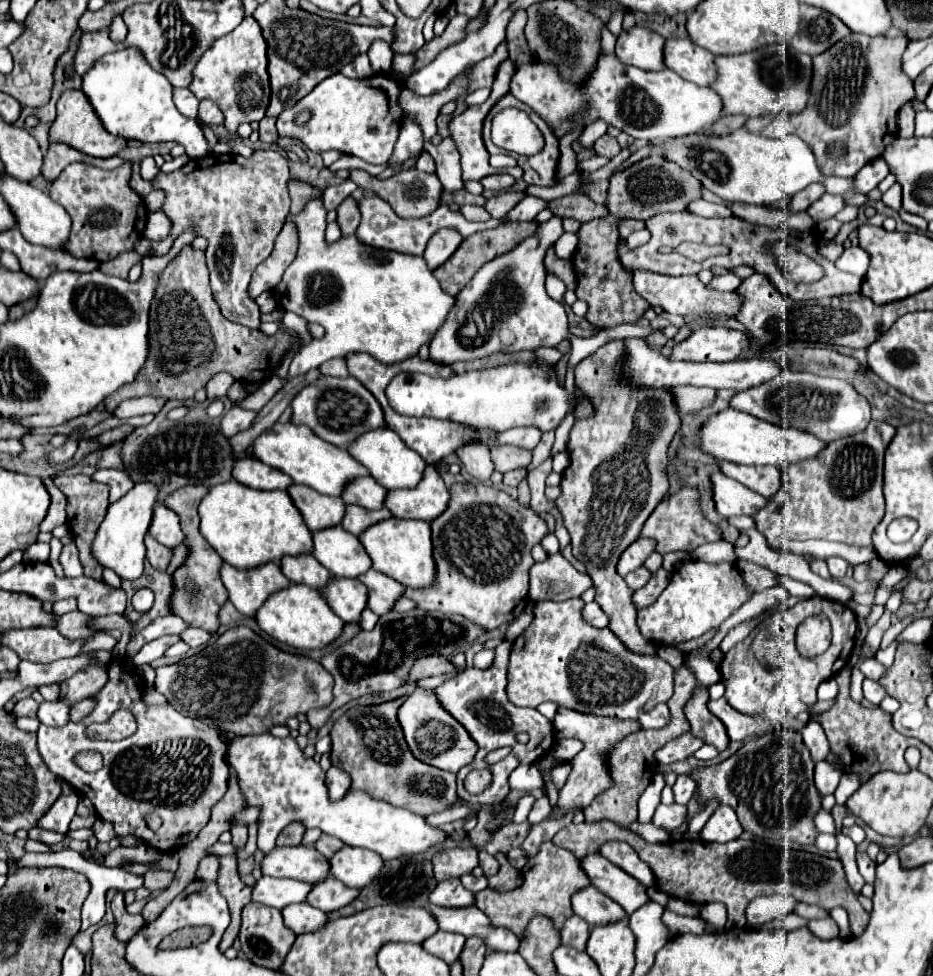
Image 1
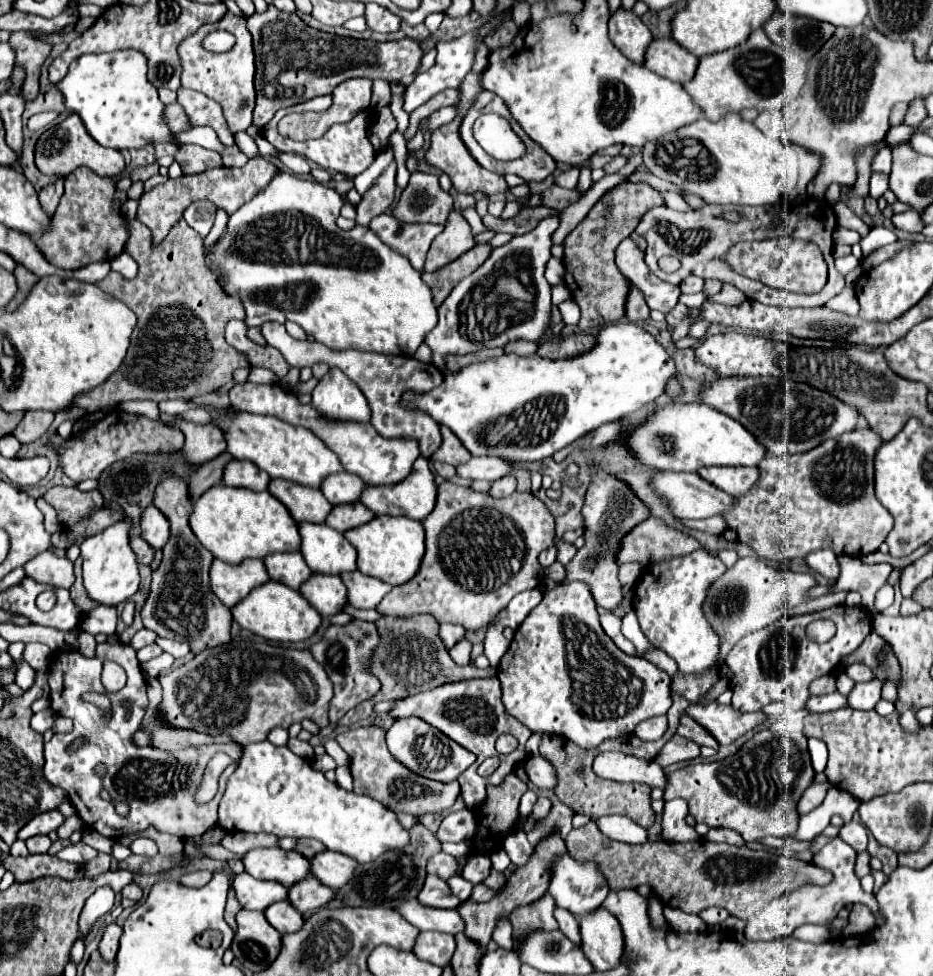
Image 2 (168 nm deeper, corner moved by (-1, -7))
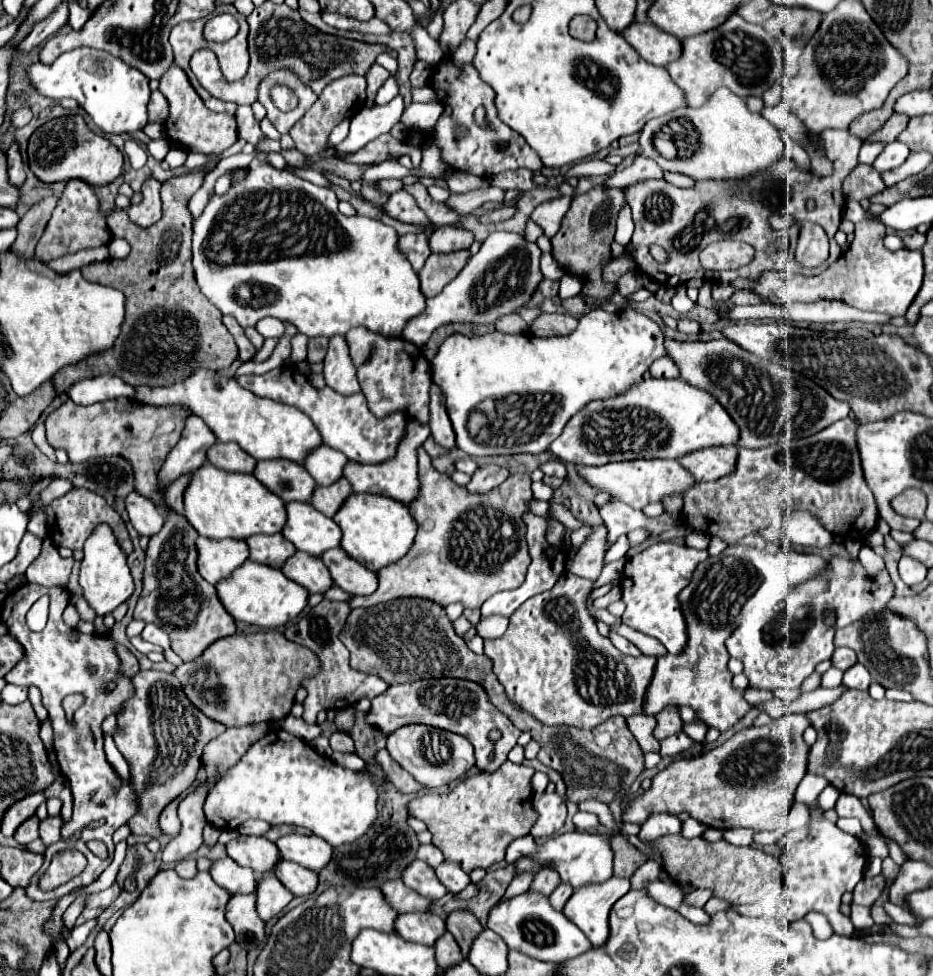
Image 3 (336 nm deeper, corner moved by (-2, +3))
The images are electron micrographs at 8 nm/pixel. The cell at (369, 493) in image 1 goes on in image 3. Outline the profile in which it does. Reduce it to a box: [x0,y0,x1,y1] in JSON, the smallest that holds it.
[304,445,348,485]

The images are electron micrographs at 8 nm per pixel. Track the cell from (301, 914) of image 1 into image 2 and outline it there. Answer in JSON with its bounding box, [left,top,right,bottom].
[265,901,303,933]

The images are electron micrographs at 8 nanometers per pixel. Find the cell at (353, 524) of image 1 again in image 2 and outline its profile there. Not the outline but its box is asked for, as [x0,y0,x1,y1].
[325,503,375,533]

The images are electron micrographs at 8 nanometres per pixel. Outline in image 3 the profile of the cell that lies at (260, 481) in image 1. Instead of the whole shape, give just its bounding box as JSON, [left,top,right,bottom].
[208,443,256,473]

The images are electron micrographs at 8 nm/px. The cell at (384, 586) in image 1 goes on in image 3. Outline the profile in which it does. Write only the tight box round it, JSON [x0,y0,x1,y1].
[322,549,378,595]

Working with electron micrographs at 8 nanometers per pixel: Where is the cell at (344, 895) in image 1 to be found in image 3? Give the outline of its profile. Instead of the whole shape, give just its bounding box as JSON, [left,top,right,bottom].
[274,861,318,897]

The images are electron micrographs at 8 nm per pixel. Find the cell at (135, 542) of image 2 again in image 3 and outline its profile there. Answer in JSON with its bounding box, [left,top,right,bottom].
[46,489,134,555]

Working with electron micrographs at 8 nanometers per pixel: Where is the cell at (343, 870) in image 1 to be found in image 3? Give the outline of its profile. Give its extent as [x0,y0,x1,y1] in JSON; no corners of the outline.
[278,835,332,873]

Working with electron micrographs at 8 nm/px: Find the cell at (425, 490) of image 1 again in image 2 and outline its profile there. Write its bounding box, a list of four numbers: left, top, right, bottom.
[359,457,437,521]

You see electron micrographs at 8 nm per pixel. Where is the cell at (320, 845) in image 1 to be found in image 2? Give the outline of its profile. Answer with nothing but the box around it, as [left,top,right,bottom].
[295,839,325,859]

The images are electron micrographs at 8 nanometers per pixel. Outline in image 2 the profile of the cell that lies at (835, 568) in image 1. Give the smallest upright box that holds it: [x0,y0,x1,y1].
[805,549,839,579]

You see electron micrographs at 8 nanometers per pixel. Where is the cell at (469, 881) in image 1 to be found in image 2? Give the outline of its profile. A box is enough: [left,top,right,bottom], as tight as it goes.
[447,875,473,901]

